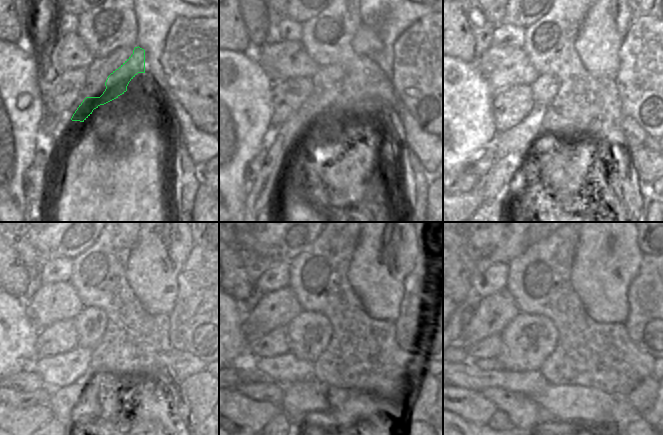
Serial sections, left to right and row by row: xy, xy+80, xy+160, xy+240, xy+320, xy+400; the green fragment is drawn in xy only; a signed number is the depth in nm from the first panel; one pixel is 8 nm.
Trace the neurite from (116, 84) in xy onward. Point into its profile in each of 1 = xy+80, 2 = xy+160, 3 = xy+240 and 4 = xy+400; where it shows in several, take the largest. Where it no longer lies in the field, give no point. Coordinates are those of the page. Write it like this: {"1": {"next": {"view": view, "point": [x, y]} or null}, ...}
{"1": {"next": {"view": "xy+80", "point": [313, 109]}}, "2": {"next": {"view": "xy+160", "point": [525, 137]}}, "3": {"next": {"view": "xy+240", "point": [61, 370]}}, "4": {"next": {"view": "xy+400", "point": [484, 364]}}}

